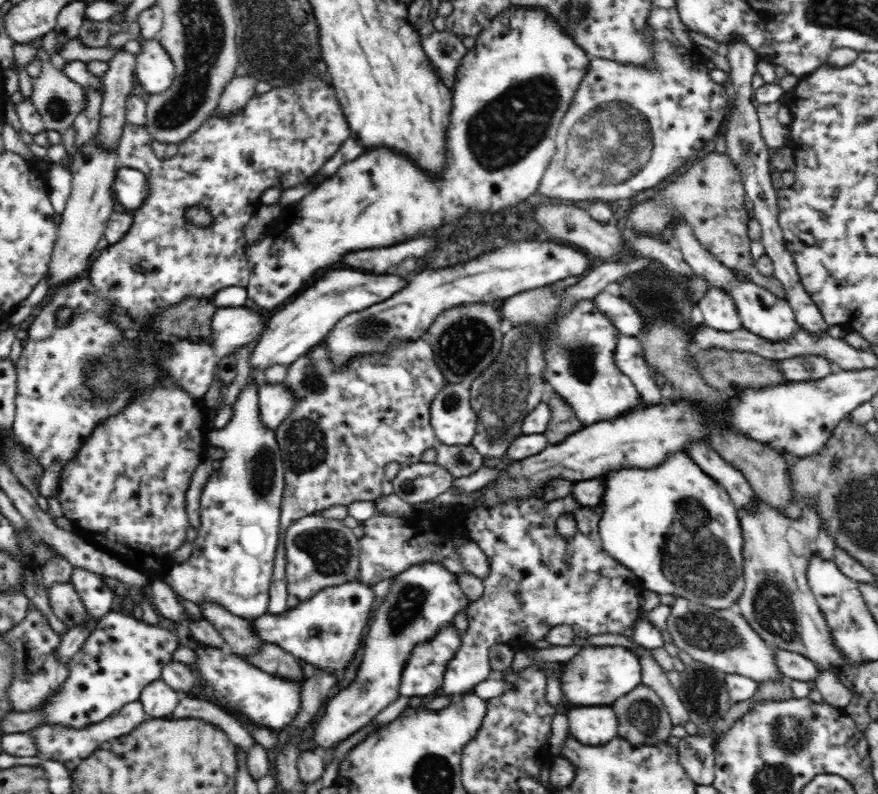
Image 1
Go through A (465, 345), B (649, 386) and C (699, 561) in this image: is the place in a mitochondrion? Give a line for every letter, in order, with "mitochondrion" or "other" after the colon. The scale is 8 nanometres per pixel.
A: mitochondrion
B: other
C: mitochondrion

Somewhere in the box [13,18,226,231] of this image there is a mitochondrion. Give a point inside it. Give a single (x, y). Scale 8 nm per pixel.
(56, 108)

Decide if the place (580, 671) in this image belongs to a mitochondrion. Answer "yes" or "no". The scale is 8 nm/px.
yes

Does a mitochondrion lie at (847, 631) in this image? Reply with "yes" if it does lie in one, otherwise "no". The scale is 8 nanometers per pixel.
no

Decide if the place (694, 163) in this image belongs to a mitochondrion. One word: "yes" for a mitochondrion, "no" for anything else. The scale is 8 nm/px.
no

